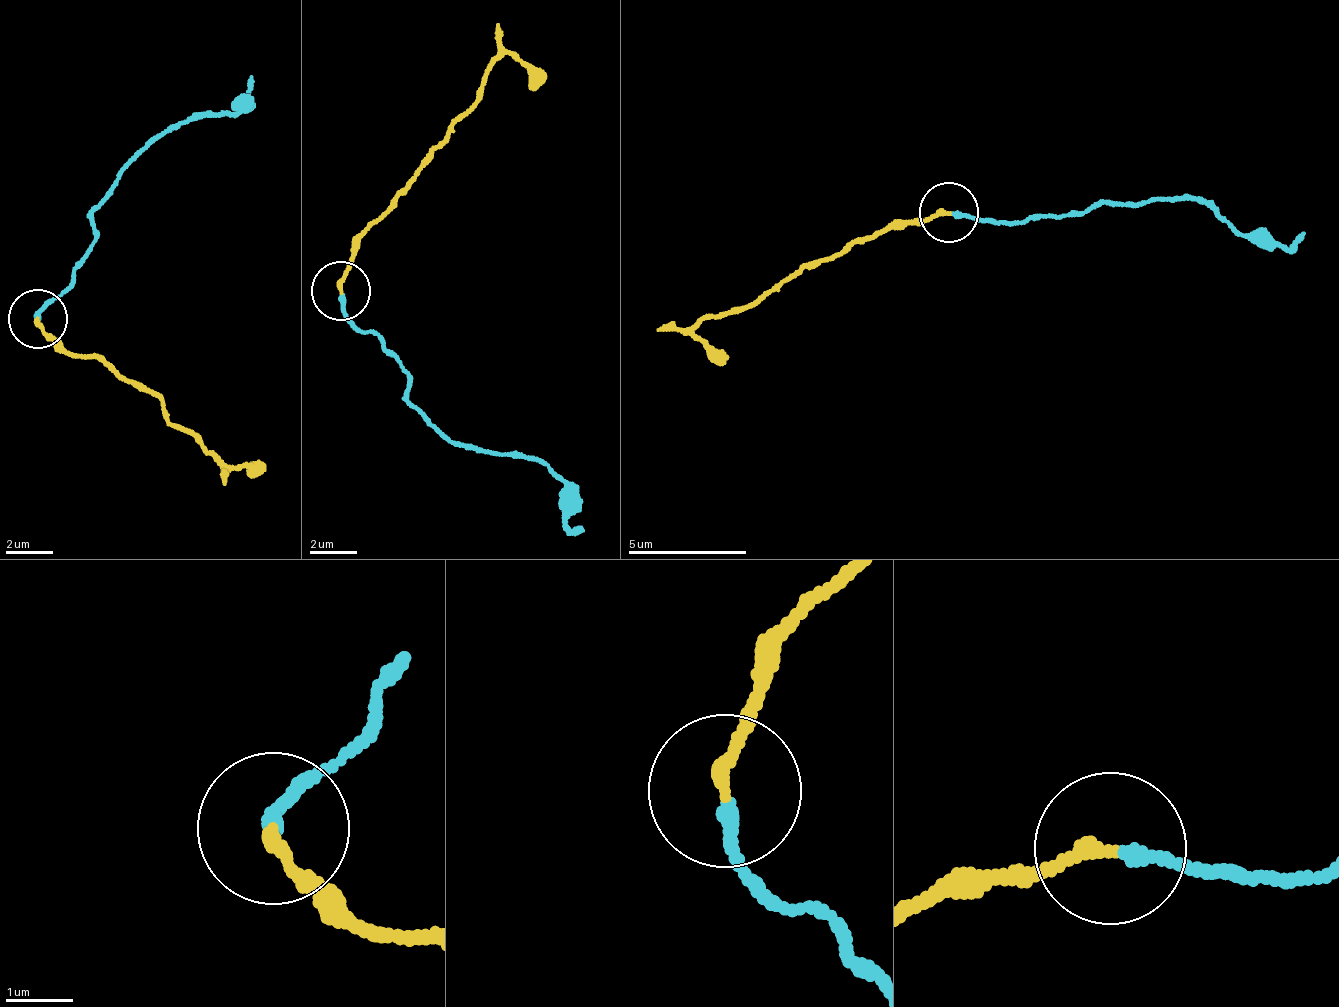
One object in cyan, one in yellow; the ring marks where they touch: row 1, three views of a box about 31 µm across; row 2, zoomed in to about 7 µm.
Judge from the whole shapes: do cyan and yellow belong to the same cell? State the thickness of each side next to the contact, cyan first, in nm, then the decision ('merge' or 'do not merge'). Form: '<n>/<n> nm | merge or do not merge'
180/190 nm | do not merge

